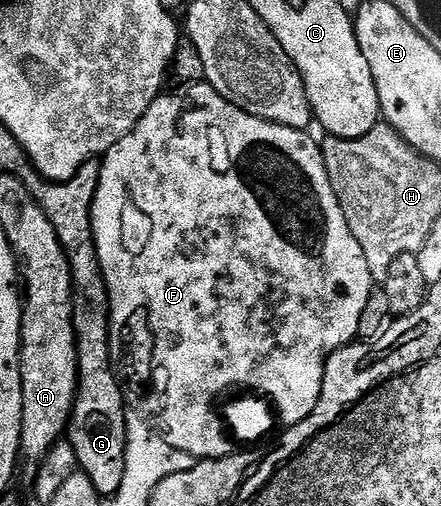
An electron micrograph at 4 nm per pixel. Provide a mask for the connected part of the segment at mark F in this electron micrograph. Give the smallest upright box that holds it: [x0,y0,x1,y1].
[92,82,374,460]

